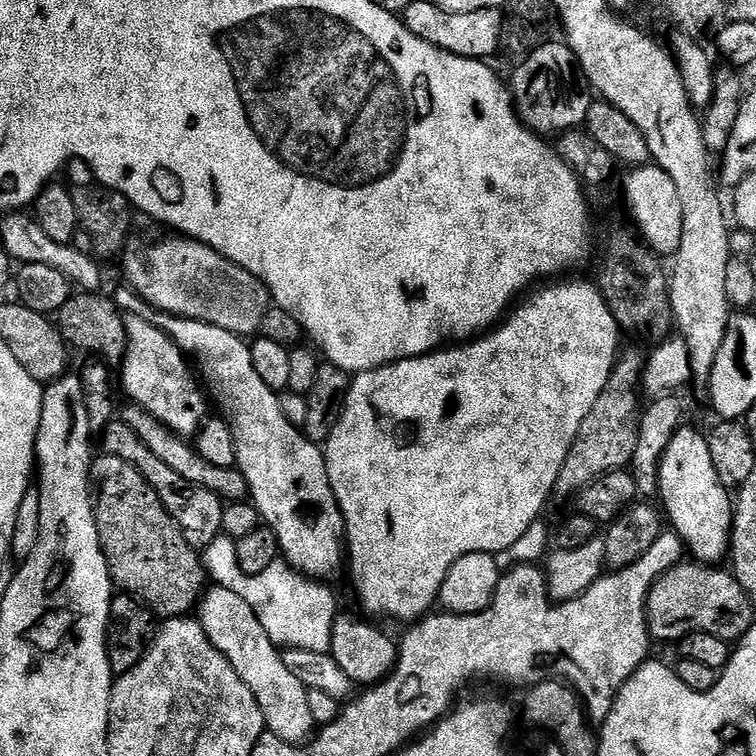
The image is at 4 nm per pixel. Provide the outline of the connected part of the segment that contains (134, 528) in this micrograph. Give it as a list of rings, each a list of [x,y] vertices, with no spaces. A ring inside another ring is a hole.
[[[100,454],[93,459],[90,469],[90,491],[94,497],[92,512],[96,515],[100,549],[106,558],[112,583],[121,593],[133,596],[139,604],[150,609],[157,618],[184,618],[197,607],[206,591],[206,569],[201,553],[186,542],[182,530],[170,518],[166,506],[154,494],[150,482],[122,458]]]

